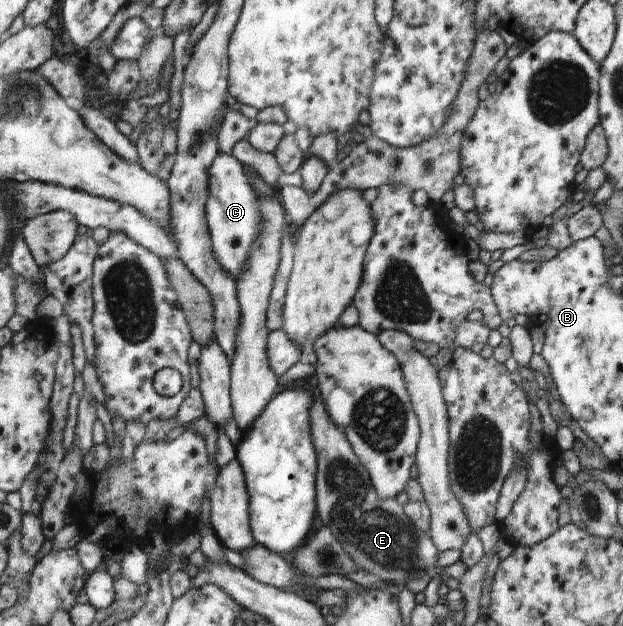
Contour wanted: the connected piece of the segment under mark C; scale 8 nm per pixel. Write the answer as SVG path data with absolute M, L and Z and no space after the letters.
M219 153L208 170L208 193L205 203L212 251L216 261L237 279L247 260L251 245L261 226L257 194L243 172L243 165L230 154Z

